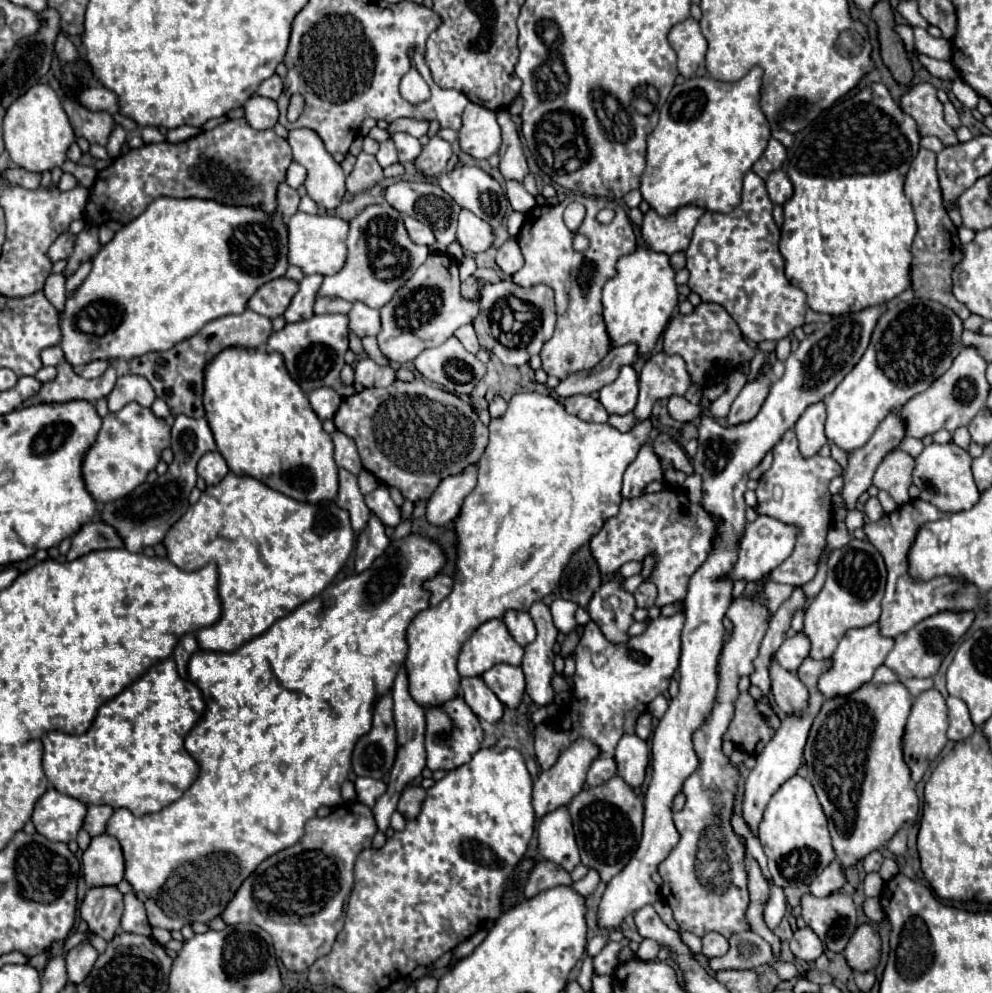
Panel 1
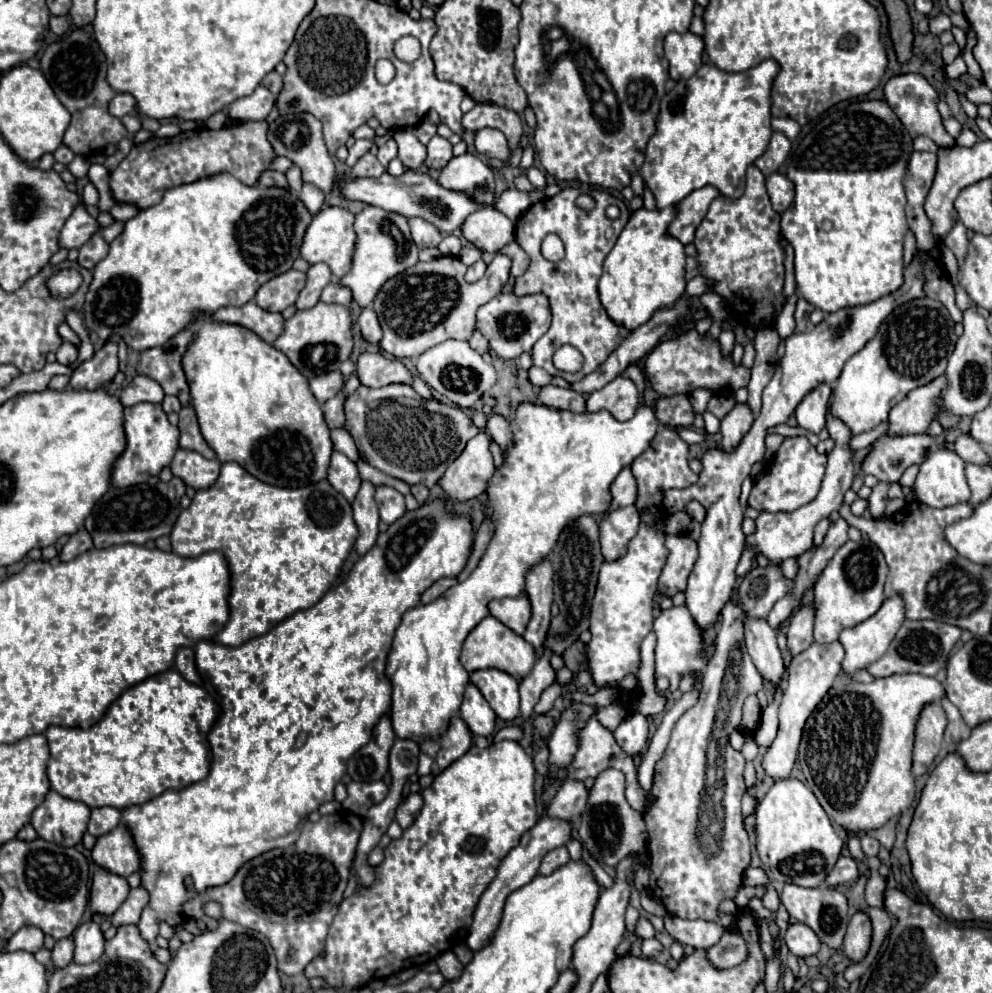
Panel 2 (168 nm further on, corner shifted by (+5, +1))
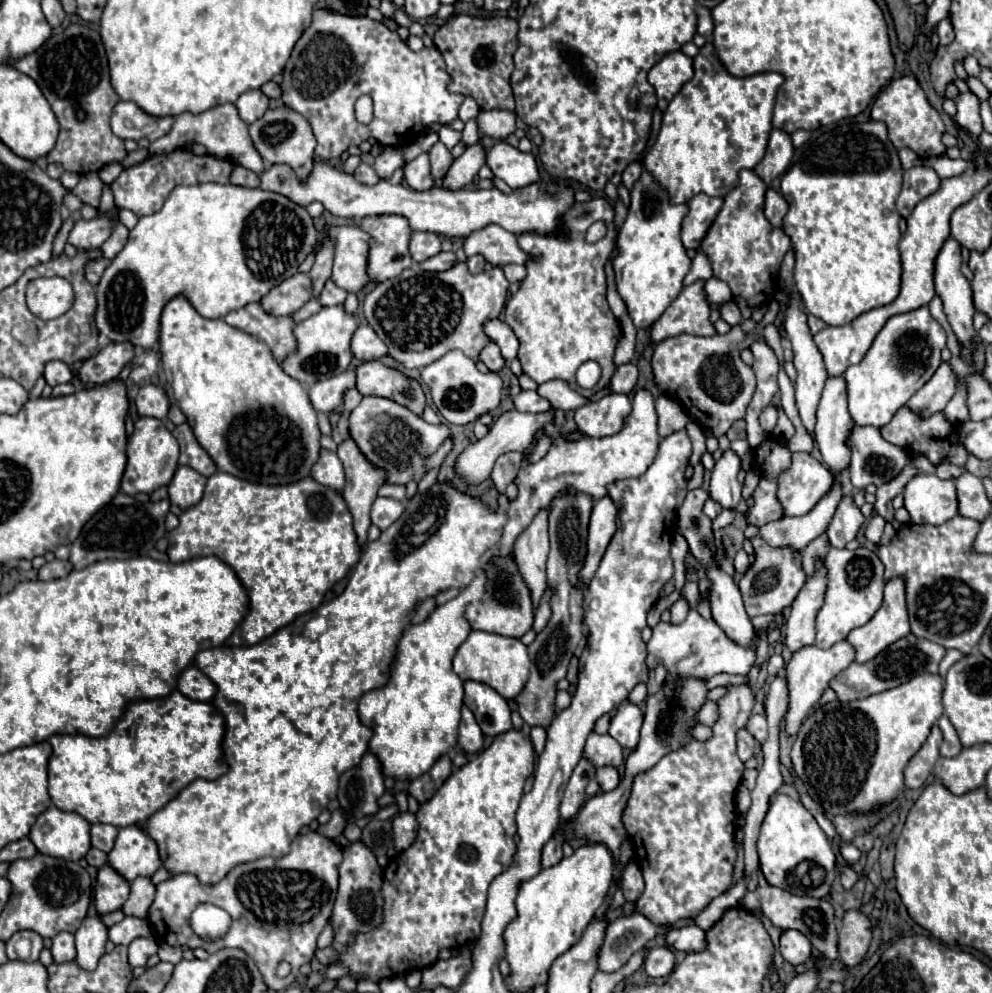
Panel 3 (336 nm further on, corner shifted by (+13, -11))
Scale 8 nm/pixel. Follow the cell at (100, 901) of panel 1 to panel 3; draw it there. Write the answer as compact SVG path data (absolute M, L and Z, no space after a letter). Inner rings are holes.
M104 864L98 870L96 890L94 890L98 914L120 910L122 904L128 900L128 896L130 896L130 882L124 876L120 876L110 864Z

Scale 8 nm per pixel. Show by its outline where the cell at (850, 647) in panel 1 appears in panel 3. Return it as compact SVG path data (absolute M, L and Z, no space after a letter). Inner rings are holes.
M890 578L886 582L884 588L884 602L880 606L880 610L860 628L854 628L848 634L848 642L856 648L856 662L868 662L872 660L876 654L880 654L886 646L890 646L892 642L904 638L910 634L910 624L908 624L908 610L906 610L906 584L904 578Z

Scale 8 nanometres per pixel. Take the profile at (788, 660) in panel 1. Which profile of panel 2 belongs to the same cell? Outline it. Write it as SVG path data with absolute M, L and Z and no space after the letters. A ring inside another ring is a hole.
M812 604L808 606L800 606L792 618L790 618L790 626L788 626L788 652L792 656L798 656L800 652L804 652L814 640L812 640Z

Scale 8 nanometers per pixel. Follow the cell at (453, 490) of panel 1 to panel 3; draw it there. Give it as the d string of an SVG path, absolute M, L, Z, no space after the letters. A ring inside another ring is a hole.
M554 408L546 410L546 412L540 412L540 414L530 414L530 412L518 412L518 410L508 410L506 414L502 414L492 426L490 426L490 432L486 438L470 444L460 456L458 456L458 462L456 462L456 470L466 478L466 482L470 484L480 484L482 480L486 480L492 472L492 466L496 462L496 458L500 454L506 454L510 450L518 450L518 452L524 452L540 434L540 430L550 424L554 420Z

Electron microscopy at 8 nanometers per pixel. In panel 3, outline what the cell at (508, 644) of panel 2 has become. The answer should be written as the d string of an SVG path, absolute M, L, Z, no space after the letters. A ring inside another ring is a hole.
M480 630L470 632L470 636L460 644L460 648L454 654L454 672L462 680L476 680L488 684L490 688L500 692L500 696L504 696L506 700L512 700L522 692L528 680L528 668L530 658L526 646L518 638L506 638Z

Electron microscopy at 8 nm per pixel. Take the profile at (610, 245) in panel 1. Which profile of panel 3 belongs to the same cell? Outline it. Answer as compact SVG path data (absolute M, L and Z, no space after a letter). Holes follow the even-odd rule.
M594 198L590 202L576 202L564 216L562 220L562 226L566 230L566 238L562 236L540 236L540 234L520 234L518 236L518 242L520 242L520 248L532 256L536 256L536 260L530 260L526 264L526 278L520 282L520 288L518 292L508 300L506 304L506 310L504 310L504 322L514 330L516 338L522 342L522 350L518 350L518 360L522 362L522 368L524 372L536 380L538 384L542 382L548 382L548 380L554 380L554 378L562 378L566 382L570 382L574 386L574 390L582 396L592 396L594 392L602 390L612 374L614 374L614 350L616 350L616 344L618 340L622 338L622 330L620 330L620 322L616 320L616 316L612 314L608 302L606 302L606 274L604 274L604 264L616 244L616 228L612 224L612 218L614 218L614 208L608 200L604 198ZM596 220L602 220L608 228L604 240L598 240L596 244L588 244L584 240L586 236L586 230L592 222ZM588 360L594 360L600 364L602 368L602 378L600 382L592 388L592 390L584 390L576 384L576 370L588 362Z

